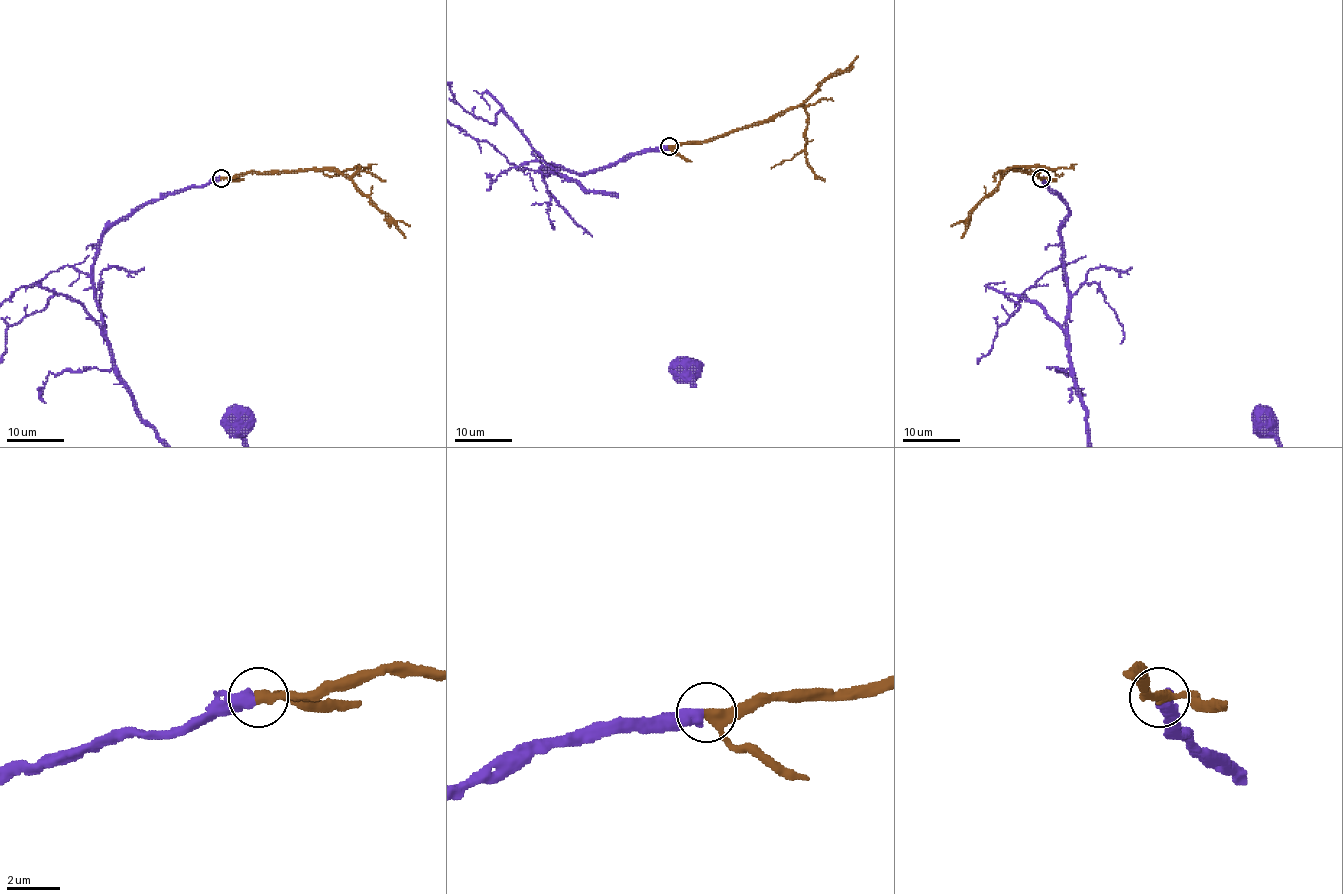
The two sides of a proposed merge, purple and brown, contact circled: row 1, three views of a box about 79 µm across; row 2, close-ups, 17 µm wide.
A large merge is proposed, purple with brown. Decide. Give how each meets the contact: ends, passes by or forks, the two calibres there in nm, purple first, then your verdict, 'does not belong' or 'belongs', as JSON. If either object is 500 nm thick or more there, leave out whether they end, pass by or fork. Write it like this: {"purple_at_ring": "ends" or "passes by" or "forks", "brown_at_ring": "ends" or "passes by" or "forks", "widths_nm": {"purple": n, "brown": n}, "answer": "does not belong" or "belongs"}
{"widths_nm": {"purple": 550, "brown": 340}, "answer": "belongs"}

